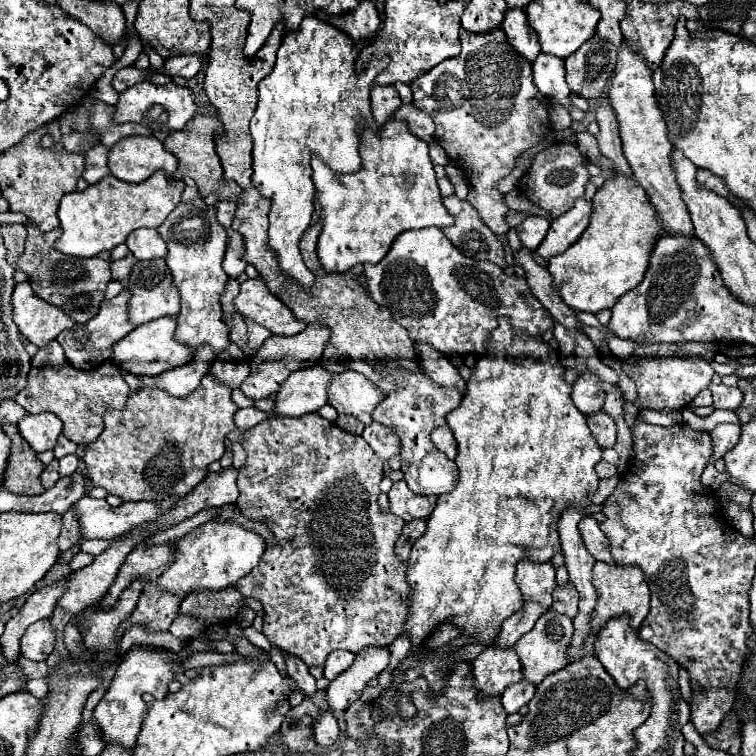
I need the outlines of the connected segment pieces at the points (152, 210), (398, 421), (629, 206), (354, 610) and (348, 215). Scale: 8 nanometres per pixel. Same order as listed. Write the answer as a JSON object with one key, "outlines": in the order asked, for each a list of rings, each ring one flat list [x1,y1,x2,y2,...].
{"outlines":[[[162,170,140,184,128,184,108,174,98,184,88,186,84,192,66,194,60,200,58,218,62,236,54,242,54,250,78,258,92,258,102,250,112,250,138,228,158,228,180,204,180,194,182,184,178,190,172,182,168,182]],[[410,374,406,376,406,388,398,388,398,392,388,394,372,412,372,420,384,426,394,426,402,448,402,472,408,488,420,496,438,496,450,492,458,482,458,468,452,460,448,460,430,440,430,432,436,426,446,422,446,414,452,412,462,400,462,394,456,388,438,386,426,374]],[[608,178,596,192,594,202,598,208,586,232,566,252,548,260,548,272,558,296,572,310,590,314,610,310,622,294,642,282,650,250,660,234,656,212,634,178]],[[318,412,304,414,302,418,266,418,264,422,256,424,254,428,244,430,240,444,246,450,246,464,238,470,236,482,238,482,240,498,236,504,246,518,258,520,258,522,262,520,268,526,268,530,274,534,274,544,266,546,266,552,262,554,258,566,252,568,250,576,238,580,236,590,246,598,256,598,258,602,262,602,262,606,264,606,264,628,262,628,262,632,266,634,270,644,278,646,280,650,290,652,292,656,298,656,310,668,312,666,324,666,328,654,338,650,338,648,348,650,352,654,360,654,362,650,366,650,370,646,388,648,402,632,402,620,406,618,406,604,402,602,402,598,410,594,410,586,406,586,406,578,404,578,406,576,406,564,394,556,394,544,402,532,404,520,394,516,394,514,382,512,378,506,378,494,380,494,378,484,384,476,382,474,384,460,370,448,370,444,362,436,356,436,352,432,338,428,334,422,322,418]],[[388,120,378,134,366,128,360,156,362,170,346,176,338,176,320,158,312,158,312,182,322,222,318,260,326,272,346,272,356,264,378,264,392,242,406,230,454,224,442,204,434,166,428,158,428,144,410,134,406,124]]]}

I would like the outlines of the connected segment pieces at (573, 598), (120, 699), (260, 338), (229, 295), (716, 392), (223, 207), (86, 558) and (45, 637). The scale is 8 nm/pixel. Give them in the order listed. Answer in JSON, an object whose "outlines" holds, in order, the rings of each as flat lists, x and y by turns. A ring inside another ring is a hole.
{"outlines":[[[572,582,560,584,554,588,554,610,560,614,566,614,568,618,574,618,578,614,578,600,580,594]],[[134,646,130,652,124,654,124,660,120,662,116,676,104,694,104,698,94,708,94,722,100,728,104,746,116,744,126,750,136,746,136,736,140,732,142,718,146,714,146,702,144,694,152,694,156,698,164,698,168,694,168,684,174,680,174,672,182,670,180,666,172,664,174,660,180,660,188,656,190,652,184,648,180,656,174,656,172,652,156,652,150,646]],[[246,320,246,326,248,326,248,348,250,348,252,352,258,352,260,346,264,344,264,340,266,340,268,336,272,336,272,334,270,334,270,330,260,328,260,326,254,324,252,320]],[[228,278,226,290,224,290,224,294,222,294,222,310,224,310,224,312,236,312,232,300,238,296,238,286,240,286,240,284,238,284,236,278]],[[710,384,708,390,714,396,714,408,726,408,726,410,736,410,742,402,742,390,740,388,730,388,724,384]],[[216,202,216,218,218,218,218,224,228,228,232,224,232,216,236,212,236,204,230,204,230,202]],[[78,552,78,554,70,560,70,568,72,568,72,570,80,570,80,568,84,568,84,566,92,564,92,560,94,560,94,556,92,556,92,554]],[[50,620,34,622,26,628,26,632,20,640,20,654,28,660,42,662,54,650,54,642,56,642,56,636,54,636]]]}

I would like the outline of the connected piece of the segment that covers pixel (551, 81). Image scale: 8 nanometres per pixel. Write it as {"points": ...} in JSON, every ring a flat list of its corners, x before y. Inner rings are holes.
{"points":[[540,54,532,64,532,72,534,72,536,86,544,96,548,96,552,102,562,104,570,112,573,121,584,118,585,113,571,103,571,92,566,88,566,80,564,80,564,60,558,60,556,56]]}

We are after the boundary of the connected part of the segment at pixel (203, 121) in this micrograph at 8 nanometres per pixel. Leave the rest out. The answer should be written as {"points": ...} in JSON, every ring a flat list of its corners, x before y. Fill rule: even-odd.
{"points":[[194,116,184,130,172,132,164,140,164,148,178,158,178,170,172,174,172,178,176,178,176,180,192,178,198,184,198,190,200,190,200,194,204,198,210,196,210,194,218,194,220,200,230,200,230,202,238,204,242,190,240,190,240,186,230,184,230,182,224,180,224,168,220,164,220,158,216,154,216,144,214,144,216,128,218,128,218,120,216,118]]}

